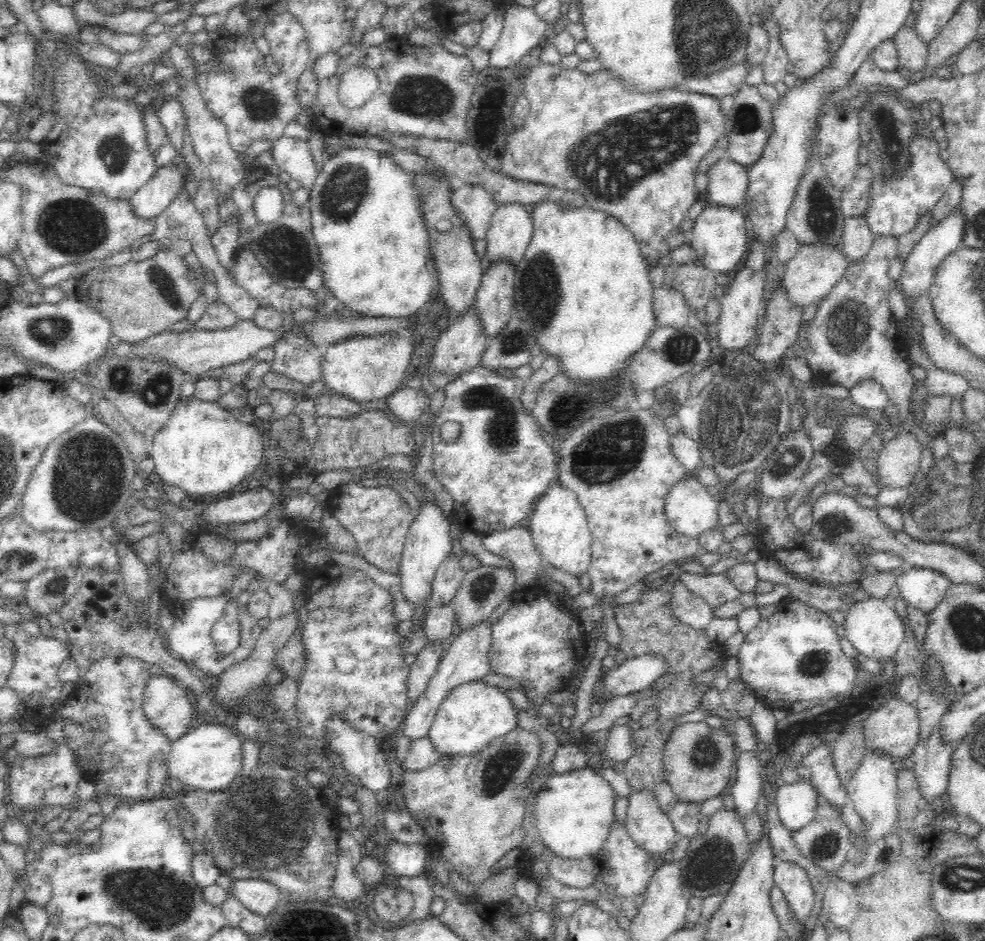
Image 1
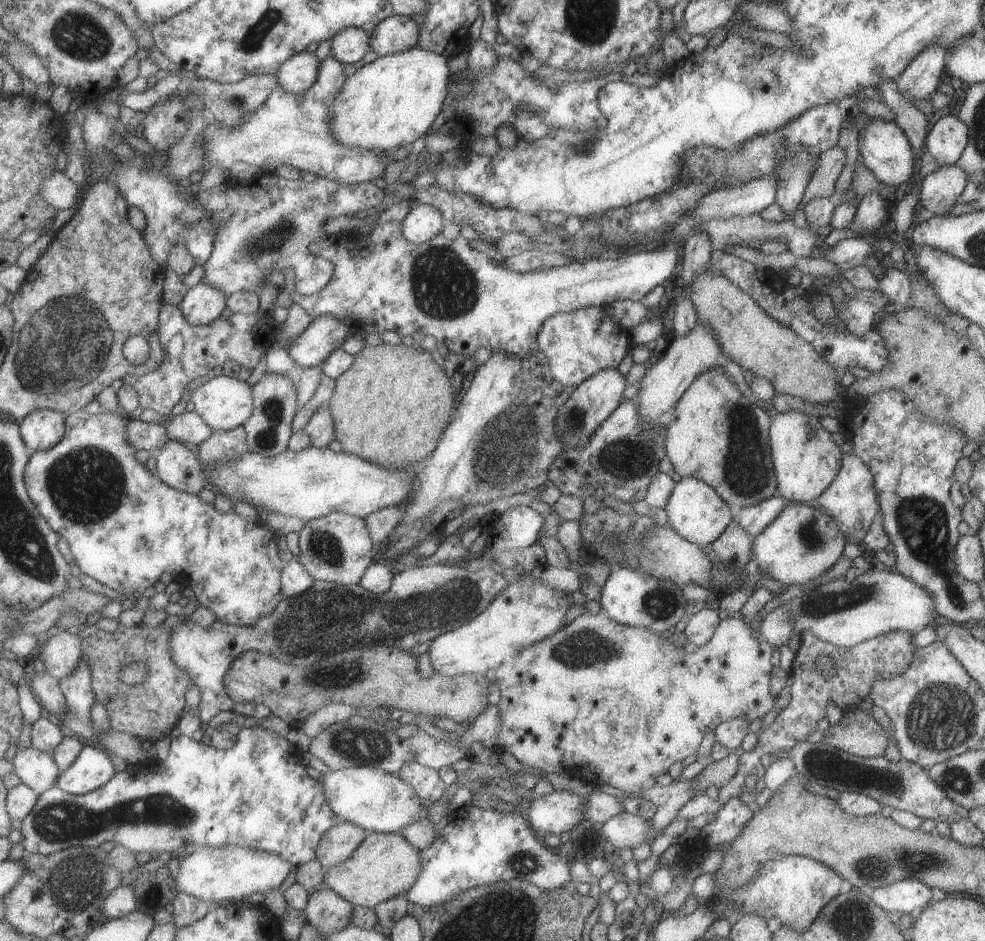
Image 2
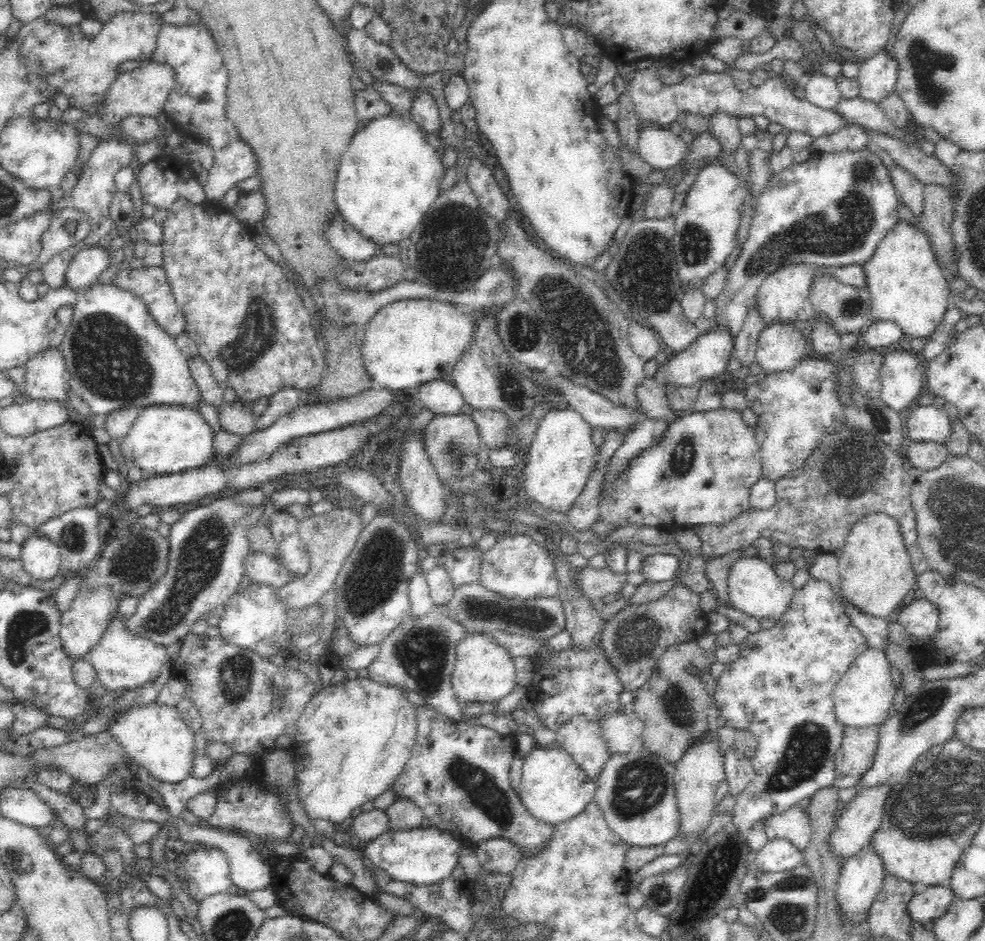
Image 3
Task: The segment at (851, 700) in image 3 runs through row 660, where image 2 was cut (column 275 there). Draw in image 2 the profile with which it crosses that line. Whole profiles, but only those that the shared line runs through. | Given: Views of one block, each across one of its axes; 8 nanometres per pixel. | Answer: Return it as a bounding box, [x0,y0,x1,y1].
[176,845,294,903]

